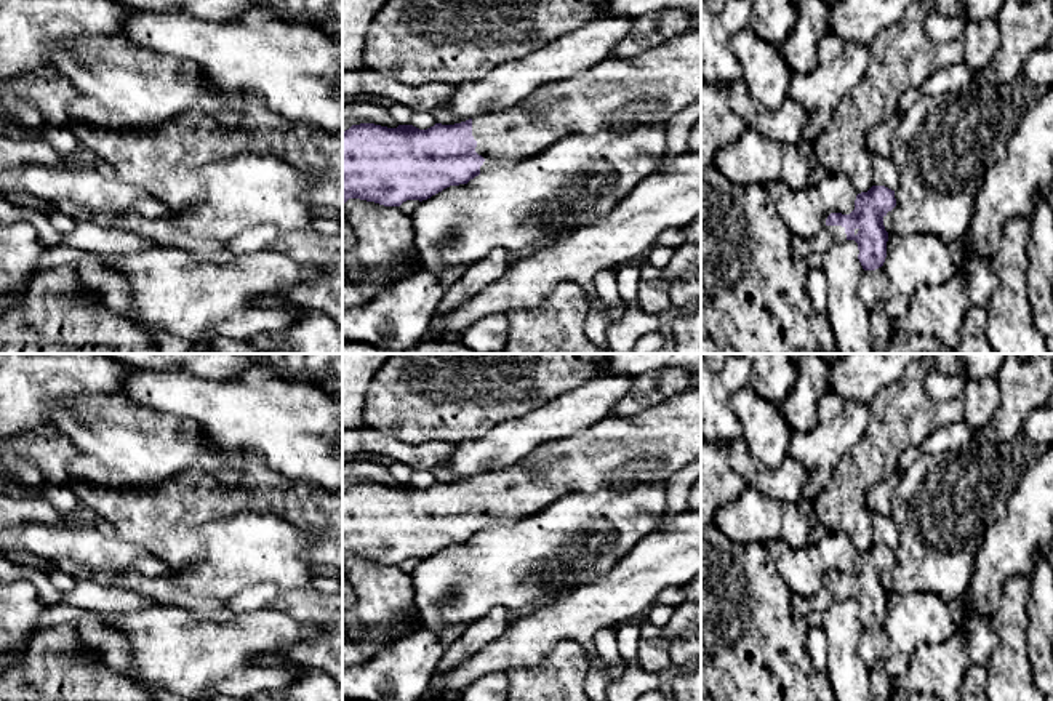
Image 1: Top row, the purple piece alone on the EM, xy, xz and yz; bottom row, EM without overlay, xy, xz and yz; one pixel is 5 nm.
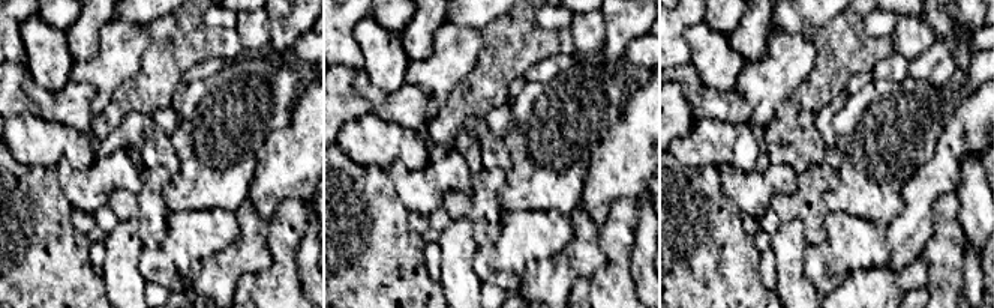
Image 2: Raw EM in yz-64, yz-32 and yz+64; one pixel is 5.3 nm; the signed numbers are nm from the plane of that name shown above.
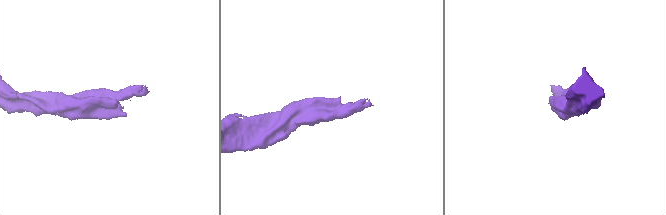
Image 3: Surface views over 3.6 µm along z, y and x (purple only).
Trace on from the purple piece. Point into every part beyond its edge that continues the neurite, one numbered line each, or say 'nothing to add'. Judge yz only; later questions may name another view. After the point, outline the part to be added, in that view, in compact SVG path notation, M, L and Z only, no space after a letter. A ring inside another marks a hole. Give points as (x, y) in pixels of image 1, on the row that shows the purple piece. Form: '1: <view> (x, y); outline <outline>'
1: yz (837, 232); outline M824 221L823 229L831 234L834 242L847 240L845 227L842 227L842 226L827 226L826 221Z

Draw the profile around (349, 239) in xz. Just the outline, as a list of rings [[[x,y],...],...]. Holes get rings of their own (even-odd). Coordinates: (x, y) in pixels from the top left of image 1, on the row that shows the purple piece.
[[[342,213],[342,266],[347,264],[349,253],[355,248],[357,237],[355,232]]]

